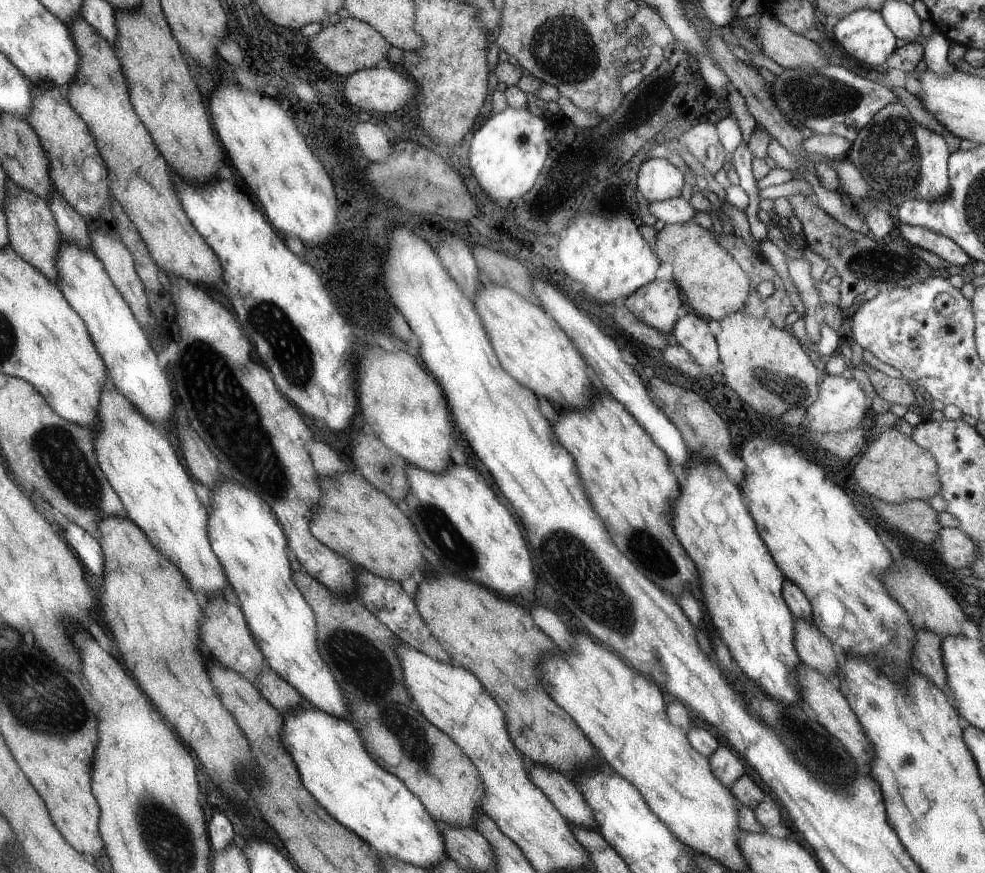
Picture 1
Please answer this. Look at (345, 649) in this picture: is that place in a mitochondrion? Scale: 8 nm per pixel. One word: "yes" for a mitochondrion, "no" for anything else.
yes

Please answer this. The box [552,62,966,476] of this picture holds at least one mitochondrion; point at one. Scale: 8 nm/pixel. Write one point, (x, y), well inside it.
(891, 141)

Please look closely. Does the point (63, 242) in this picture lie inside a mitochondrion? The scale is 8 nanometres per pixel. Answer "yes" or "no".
no

